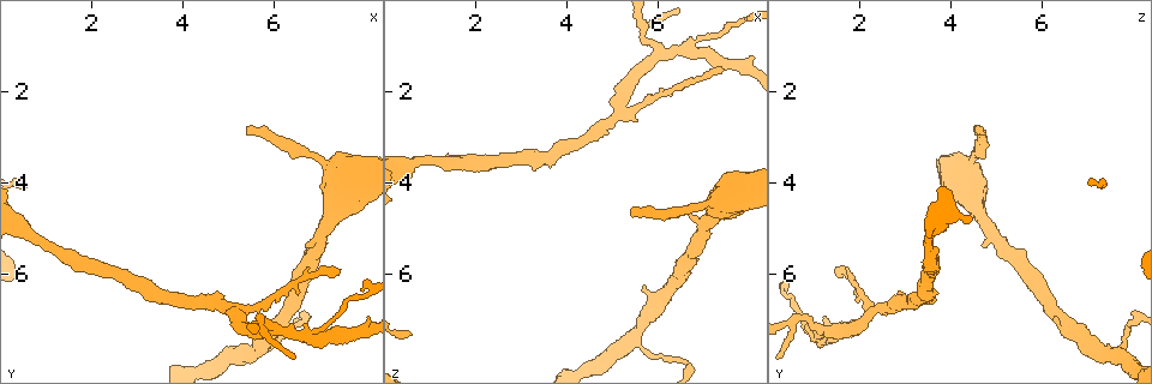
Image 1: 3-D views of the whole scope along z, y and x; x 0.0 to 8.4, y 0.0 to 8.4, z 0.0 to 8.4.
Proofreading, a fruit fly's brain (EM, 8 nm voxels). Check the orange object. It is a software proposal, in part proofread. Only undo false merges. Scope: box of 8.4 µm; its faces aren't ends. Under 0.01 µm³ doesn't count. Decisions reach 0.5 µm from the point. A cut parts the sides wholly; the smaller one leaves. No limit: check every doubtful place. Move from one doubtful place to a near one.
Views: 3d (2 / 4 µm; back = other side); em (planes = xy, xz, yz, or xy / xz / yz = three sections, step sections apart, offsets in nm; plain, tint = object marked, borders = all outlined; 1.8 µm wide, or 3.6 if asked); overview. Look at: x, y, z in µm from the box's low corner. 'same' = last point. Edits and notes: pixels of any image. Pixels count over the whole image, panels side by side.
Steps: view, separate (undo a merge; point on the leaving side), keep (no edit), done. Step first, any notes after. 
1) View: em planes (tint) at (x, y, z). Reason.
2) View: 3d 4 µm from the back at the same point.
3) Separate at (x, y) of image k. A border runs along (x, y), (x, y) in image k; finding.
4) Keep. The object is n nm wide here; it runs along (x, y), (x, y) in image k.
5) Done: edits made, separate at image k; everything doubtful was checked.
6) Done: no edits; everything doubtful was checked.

View: em xz step 8 (tint) at (6.05, 7.25, 1.20). Branch point.

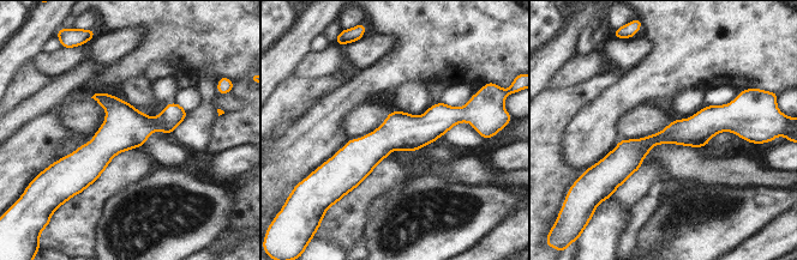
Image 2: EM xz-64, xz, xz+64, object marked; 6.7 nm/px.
View: em xy step 4 (tint) at the same point.

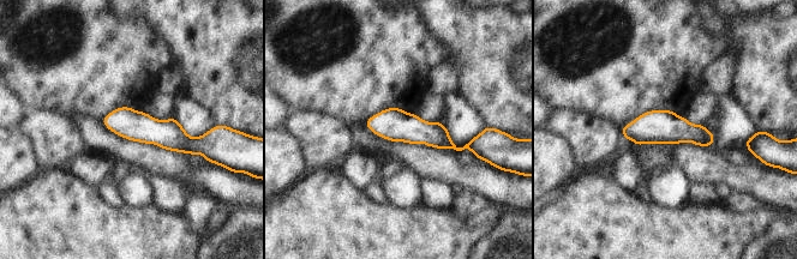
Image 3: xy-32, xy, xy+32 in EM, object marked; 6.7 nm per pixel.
Keep. The object is 200 nm wide here; it runs along (106, 120), (201, 143) in image 3; continuous, no second neuron.

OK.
View: em xy step 4 (tint) at (5.20, 6.80, 2.45). Three arms meet.

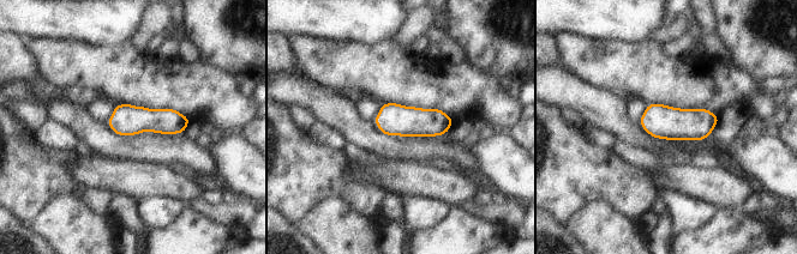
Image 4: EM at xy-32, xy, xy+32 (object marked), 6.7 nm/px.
View: em planes (tint) at the same point.

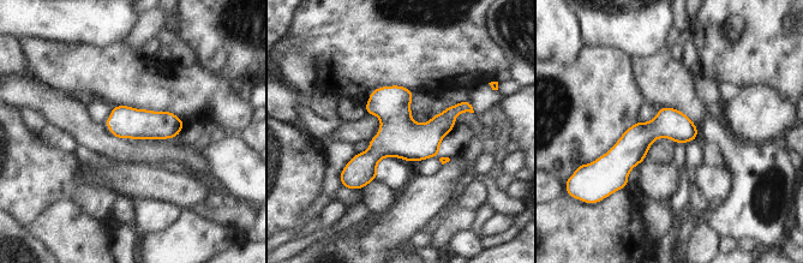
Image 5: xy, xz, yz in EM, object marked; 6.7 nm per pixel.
Keep. It runs along (467, 105), (346, 177) in image 5; one neuron here.

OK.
View: em xz step 8 (tint) at (5.45, 7.70, 7.40). Two arms in line, one across.

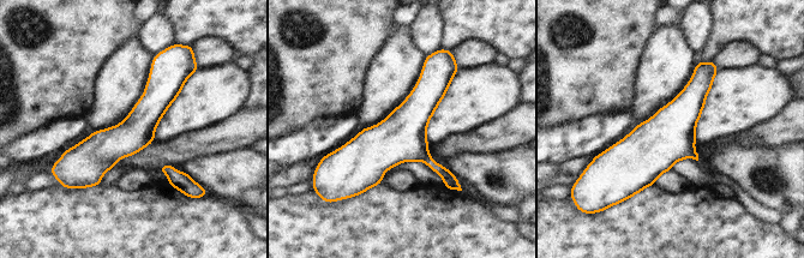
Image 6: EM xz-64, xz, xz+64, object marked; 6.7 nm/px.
View: em planes (tint) at the same point. Another direction.

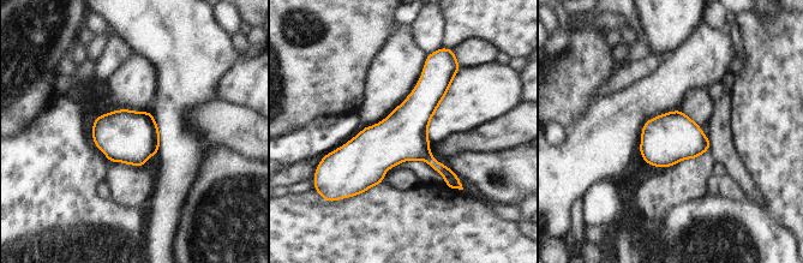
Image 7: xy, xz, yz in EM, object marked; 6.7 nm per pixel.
Keep. It runs along (429, 64), (361, 189) in image 7; all the same neuron.

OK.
Done: no edits; everything doubtful was checked.

